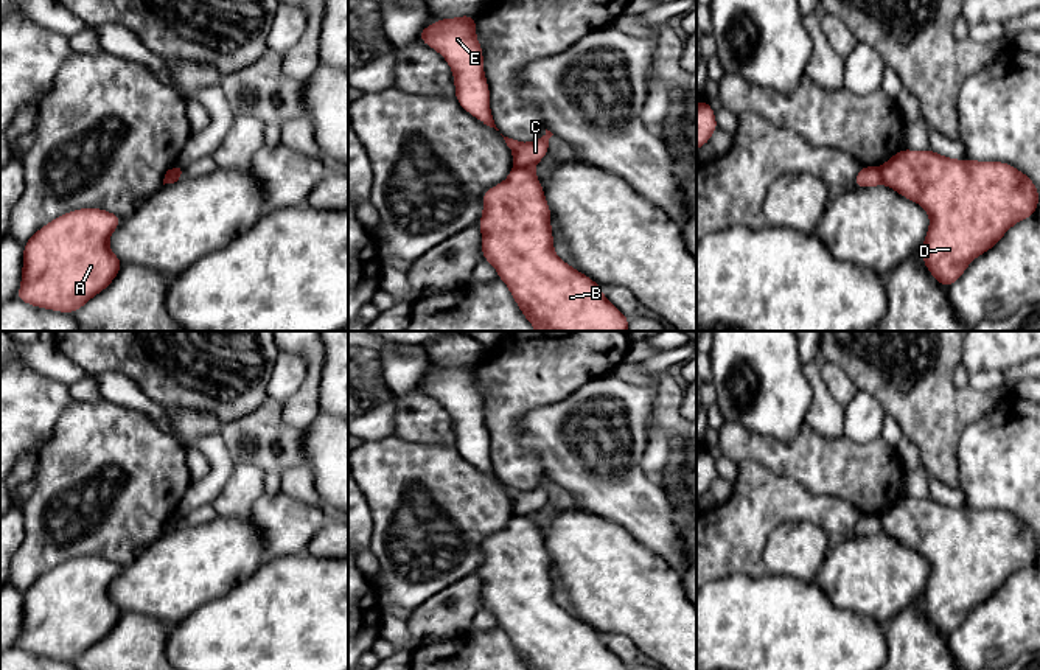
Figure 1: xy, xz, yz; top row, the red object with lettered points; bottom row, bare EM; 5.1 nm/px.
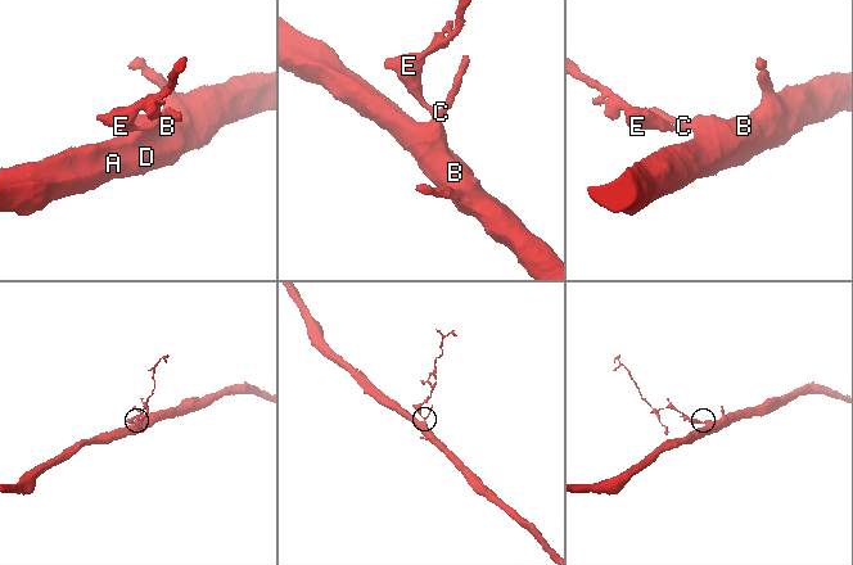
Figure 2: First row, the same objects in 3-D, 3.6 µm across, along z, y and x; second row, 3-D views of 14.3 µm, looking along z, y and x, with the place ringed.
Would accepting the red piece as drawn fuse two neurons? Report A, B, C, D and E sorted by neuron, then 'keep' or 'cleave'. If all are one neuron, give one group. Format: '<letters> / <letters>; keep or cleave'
A B D / C E; cleave

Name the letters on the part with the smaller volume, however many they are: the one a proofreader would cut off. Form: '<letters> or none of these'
C, E

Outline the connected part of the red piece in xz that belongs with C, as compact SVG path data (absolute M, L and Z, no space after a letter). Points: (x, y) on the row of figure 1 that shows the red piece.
M546 129L546 134L543 137L538 137L532 143L521 143L518 140L504 137L507 146L513 152L513 165L515 168L533 168L538 162L541 162L549 149L549 138L553 134Z

